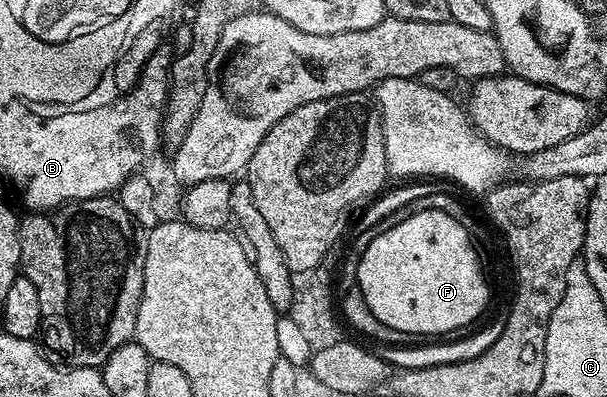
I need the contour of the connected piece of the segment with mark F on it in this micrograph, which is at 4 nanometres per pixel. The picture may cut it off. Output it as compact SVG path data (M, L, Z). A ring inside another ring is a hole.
M438 210L418 211L405 222L380 232L359 254L357 282L362 287L362 295L370 311L374 311L386 327L394 327L394 331L402 331L406 335L452 333L455 329L466 328L471 321L483 315L488 305L488 281L484 278L480 257L472 246L473 234L462 227L454 215Z

